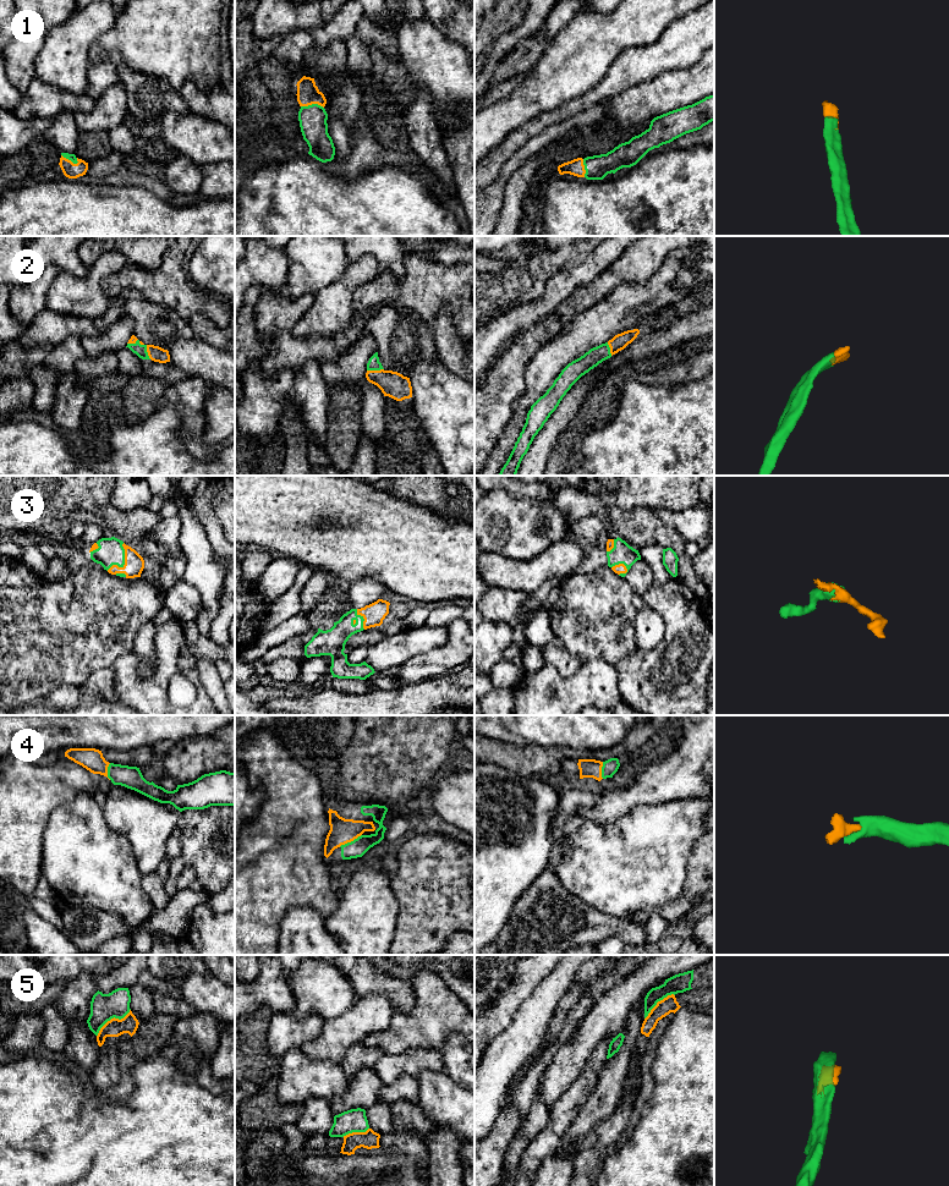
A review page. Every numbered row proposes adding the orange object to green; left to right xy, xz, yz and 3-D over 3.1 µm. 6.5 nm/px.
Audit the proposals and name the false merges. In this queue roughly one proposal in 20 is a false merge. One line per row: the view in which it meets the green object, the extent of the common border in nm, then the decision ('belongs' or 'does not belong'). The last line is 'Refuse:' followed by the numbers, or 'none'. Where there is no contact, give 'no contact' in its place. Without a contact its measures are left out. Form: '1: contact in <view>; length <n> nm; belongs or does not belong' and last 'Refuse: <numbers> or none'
1: contact in xz; length 150 nm; belongs
2: contact in xz; length 110 nm; belongs
3: contact in xy; length 220 nm; belongs
4: contact in xz; length 170 nm; belongs
5: contact in xy; length 280 nm; does not belong
Refuse: 5

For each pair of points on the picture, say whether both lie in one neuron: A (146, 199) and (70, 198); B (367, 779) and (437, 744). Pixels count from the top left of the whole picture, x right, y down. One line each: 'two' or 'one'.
A: one
B: one

